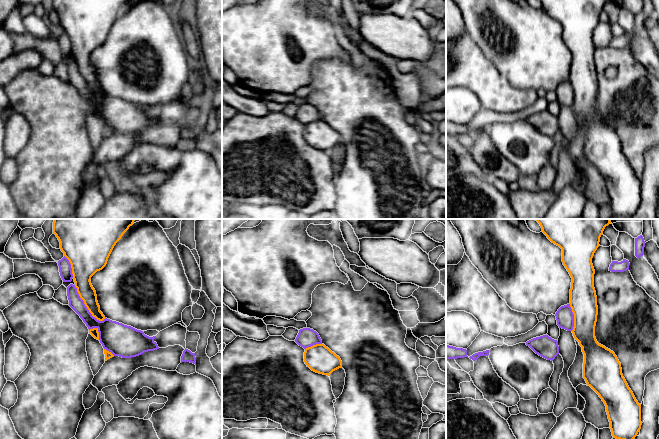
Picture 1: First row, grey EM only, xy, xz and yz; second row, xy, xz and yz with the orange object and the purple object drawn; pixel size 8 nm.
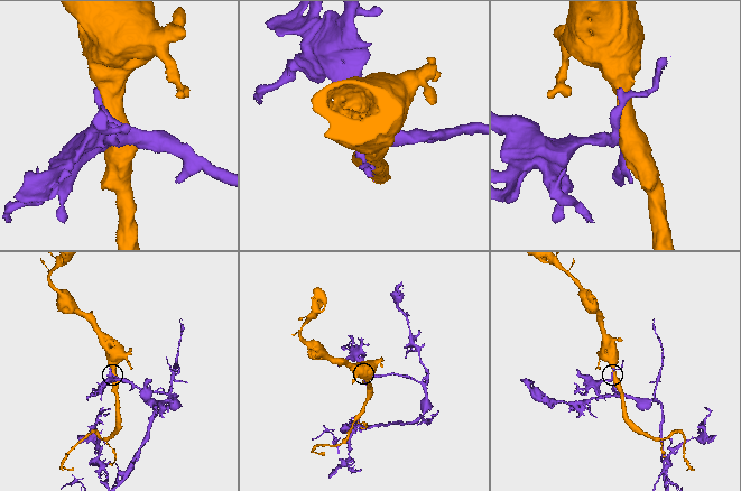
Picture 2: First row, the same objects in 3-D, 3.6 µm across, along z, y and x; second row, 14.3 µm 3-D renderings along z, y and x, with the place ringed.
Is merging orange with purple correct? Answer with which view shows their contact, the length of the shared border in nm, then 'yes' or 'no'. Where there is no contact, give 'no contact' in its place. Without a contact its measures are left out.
contact in xy; length 380 nm; no

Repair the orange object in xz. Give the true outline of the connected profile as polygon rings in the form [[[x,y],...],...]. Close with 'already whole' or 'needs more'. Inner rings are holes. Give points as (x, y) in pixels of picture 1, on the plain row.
[[[316,120],[306,124],[304,138],[312,147],[327,152],[330,152],[333,147],[342,144],[340,133],[324,120]]] | already whole

